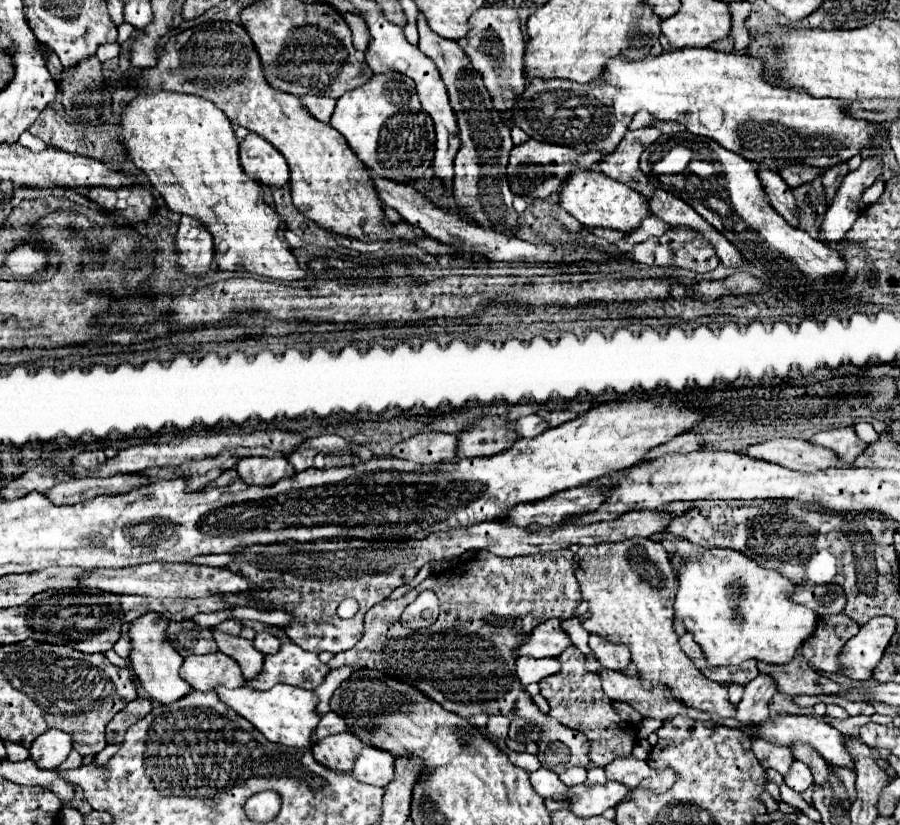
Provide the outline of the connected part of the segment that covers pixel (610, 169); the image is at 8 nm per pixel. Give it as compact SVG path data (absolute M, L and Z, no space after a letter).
M642 128L636 132L628 130L626 136L622 138L620 146L616 146L616 150L604 158L602 172L606 176L638 190L642 196L648 198L652 194L654 186L648 182L646 176L642 176L638 160L640 160L640 154L644 152L644 148L648 144L652 144L658 136L660 136L660 132L654 128Z

